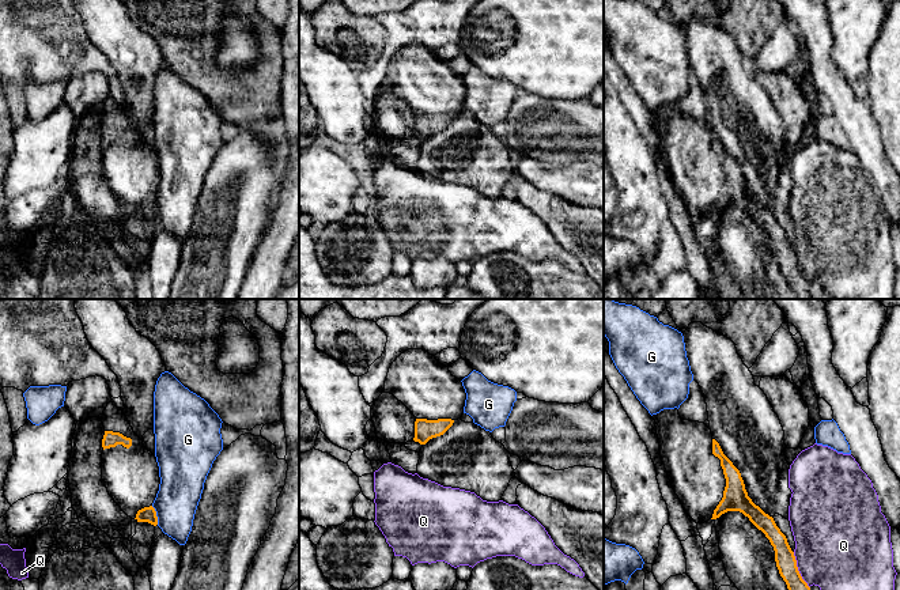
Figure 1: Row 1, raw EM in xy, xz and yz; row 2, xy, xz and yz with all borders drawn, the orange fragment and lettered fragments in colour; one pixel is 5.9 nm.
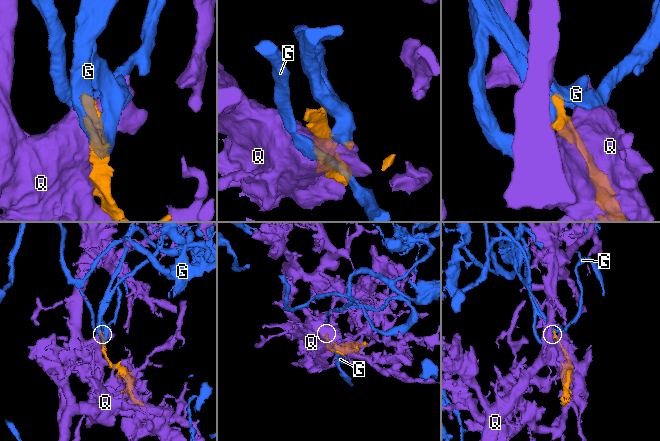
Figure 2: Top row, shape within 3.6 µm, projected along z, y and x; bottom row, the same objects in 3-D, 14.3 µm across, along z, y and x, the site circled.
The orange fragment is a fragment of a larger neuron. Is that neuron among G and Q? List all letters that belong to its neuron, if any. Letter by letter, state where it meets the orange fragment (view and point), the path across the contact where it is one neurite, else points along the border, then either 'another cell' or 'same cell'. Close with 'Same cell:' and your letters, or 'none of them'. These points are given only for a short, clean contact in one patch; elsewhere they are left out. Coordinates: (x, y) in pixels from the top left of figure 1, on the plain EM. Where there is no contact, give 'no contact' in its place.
G: meets orange in xy at (155, 211); border along xy (151, 201), (157, 210), (158, 219); another cell
Q: meets orange in yz at (797, 265); another cell
Same cell: none of them

